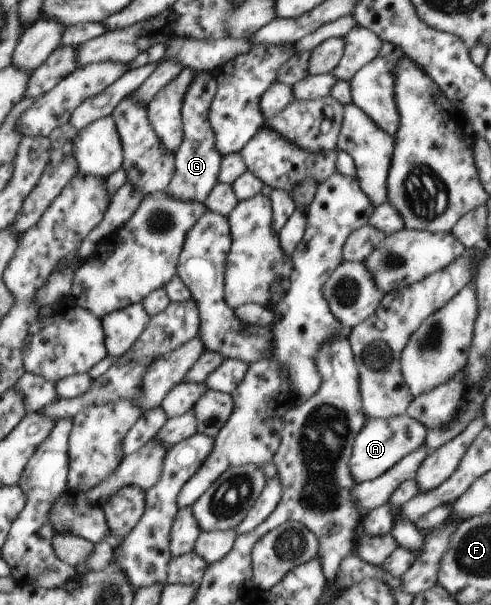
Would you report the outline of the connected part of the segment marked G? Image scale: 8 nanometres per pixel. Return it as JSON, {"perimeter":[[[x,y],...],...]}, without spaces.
{"perimeter":[[[198,72],[186,91],[182,103],[184,136],[174,153],[176,170],[165,191],[177,199],[203,202],[217,185],[222,155],[216,146],[214,129],[209,121],[209,108],[216,94],[216,78],[207,72]]]}

